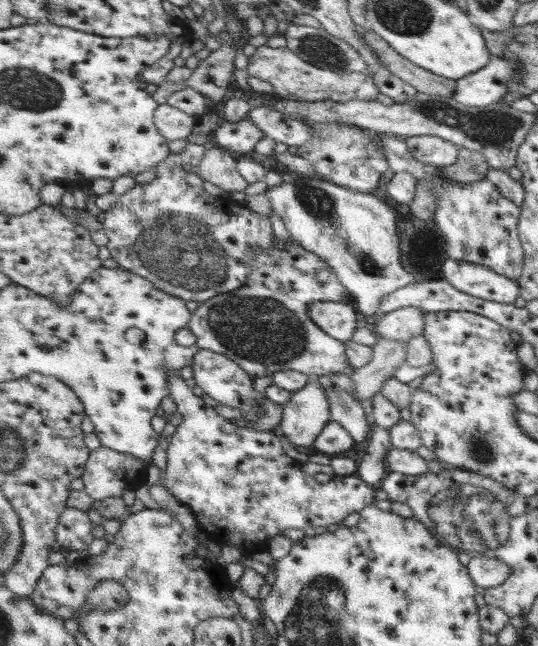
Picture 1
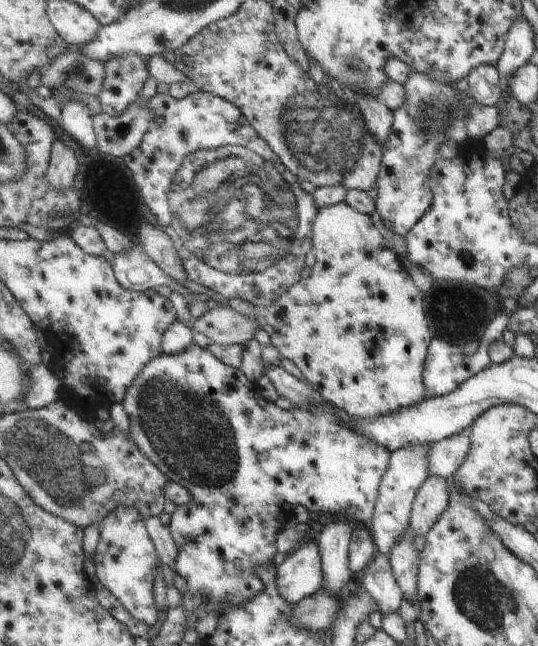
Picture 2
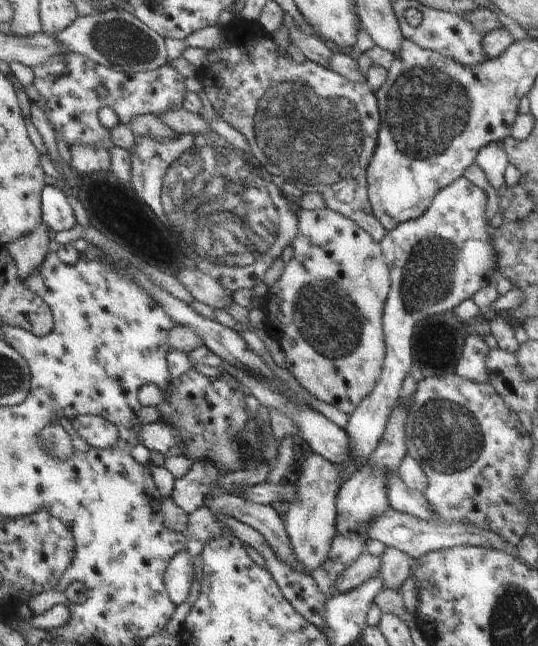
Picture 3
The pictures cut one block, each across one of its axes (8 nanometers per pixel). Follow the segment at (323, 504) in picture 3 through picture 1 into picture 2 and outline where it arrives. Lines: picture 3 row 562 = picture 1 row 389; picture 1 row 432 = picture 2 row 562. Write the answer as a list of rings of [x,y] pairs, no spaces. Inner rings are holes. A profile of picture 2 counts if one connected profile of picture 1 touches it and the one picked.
[[[313,541],[287,556],[276,568],[279,592],[296,605],[323,590],[323,565],[318,544]]]

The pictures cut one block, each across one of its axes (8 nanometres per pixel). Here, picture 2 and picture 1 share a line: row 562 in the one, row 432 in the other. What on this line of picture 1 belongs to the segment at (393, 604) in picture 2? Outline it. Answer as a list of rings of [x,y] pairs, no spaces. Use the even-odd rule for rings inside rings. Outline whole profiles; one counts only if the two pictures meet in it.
[[[373,424],[368,442],[363,444],[365,454],[358,466],[358,476],[371,487],[379,488],[382,478],[386,476],[388,452],[393,448],[390,430]]]

